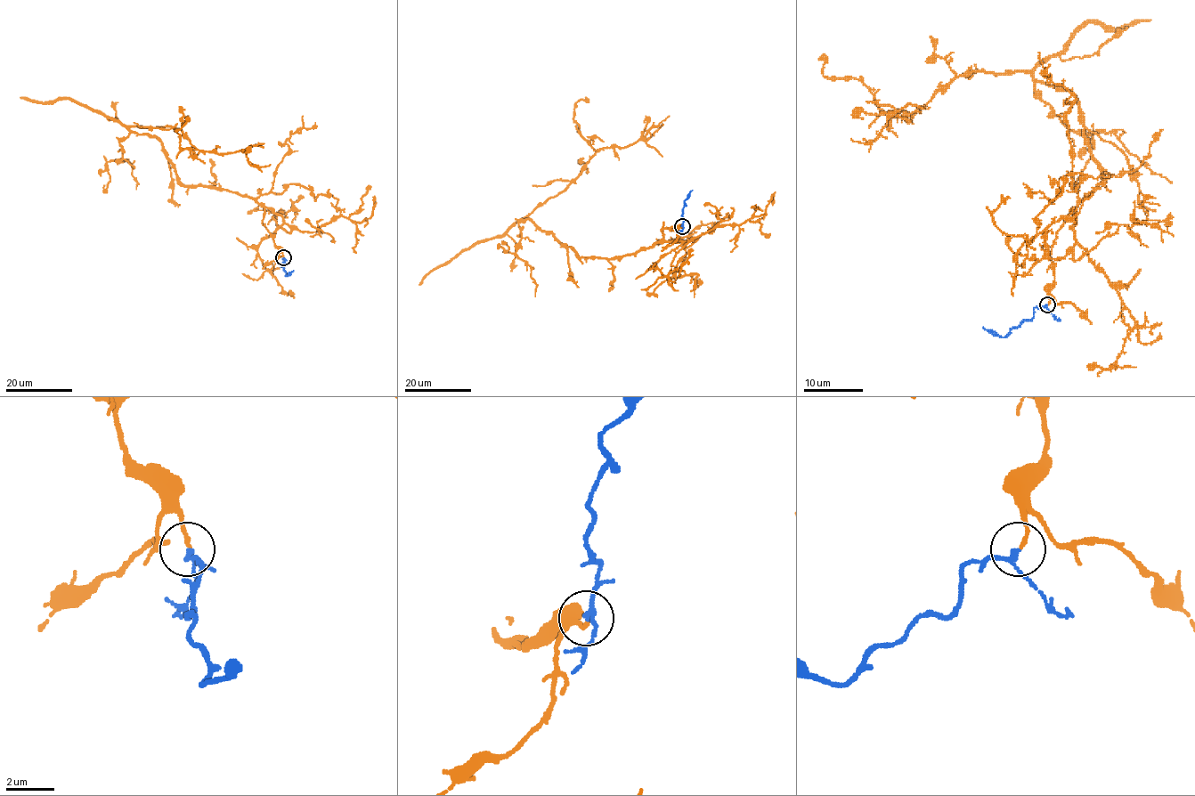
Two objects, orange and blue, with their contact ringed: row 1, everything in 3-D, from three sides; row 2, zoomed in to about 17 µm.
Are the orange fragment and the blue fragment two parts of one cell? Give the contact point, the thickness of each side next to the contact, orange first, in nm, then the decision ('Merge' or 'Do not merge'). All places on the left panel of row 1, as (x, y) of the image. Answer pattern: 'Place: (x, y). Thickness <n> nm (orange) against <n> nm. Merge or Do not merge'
Place: (283, 257). Thickness 140 nm (orange) against 170 nm. Merge

